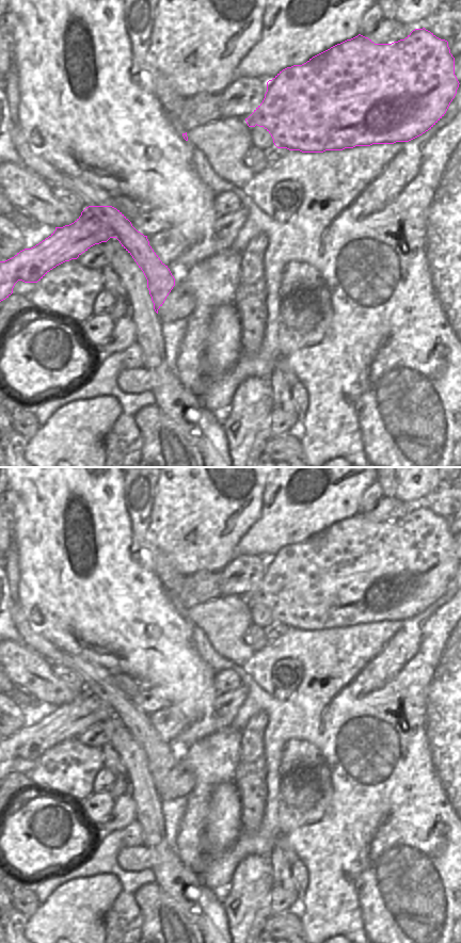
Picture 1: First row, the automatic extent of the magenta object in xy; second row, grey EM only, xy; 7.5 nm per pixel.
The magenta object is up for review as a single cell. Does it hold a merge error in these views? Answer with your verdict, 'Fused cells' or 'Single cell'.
Fused cells.

